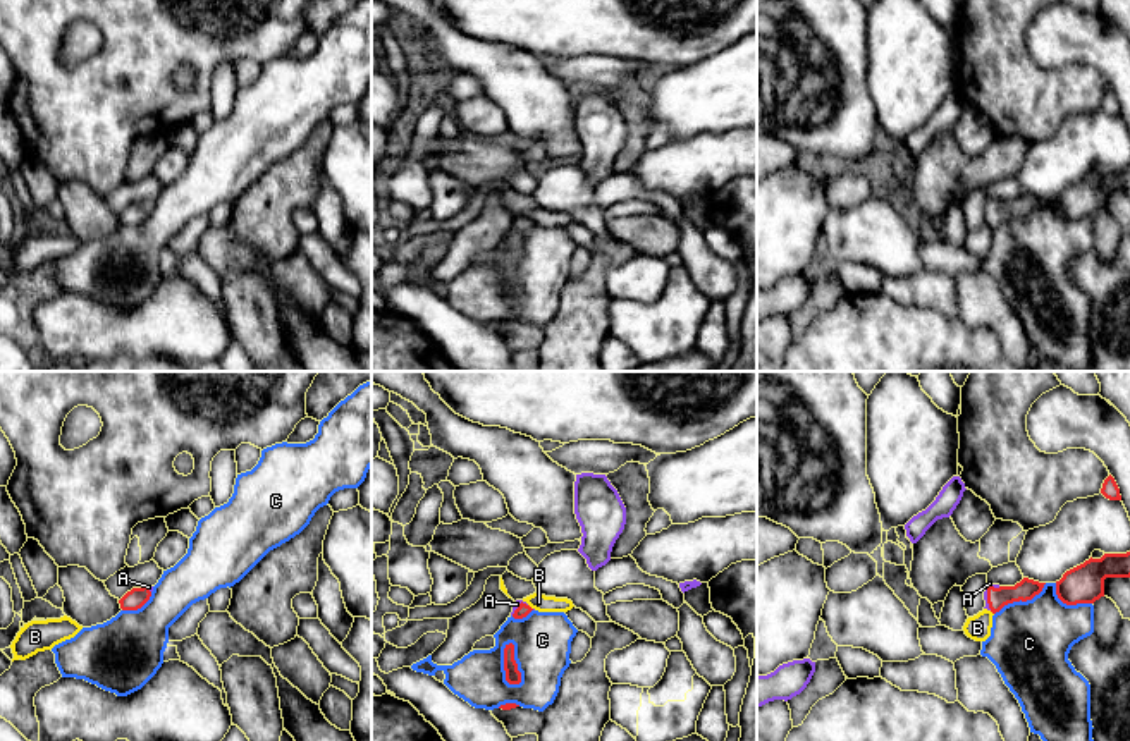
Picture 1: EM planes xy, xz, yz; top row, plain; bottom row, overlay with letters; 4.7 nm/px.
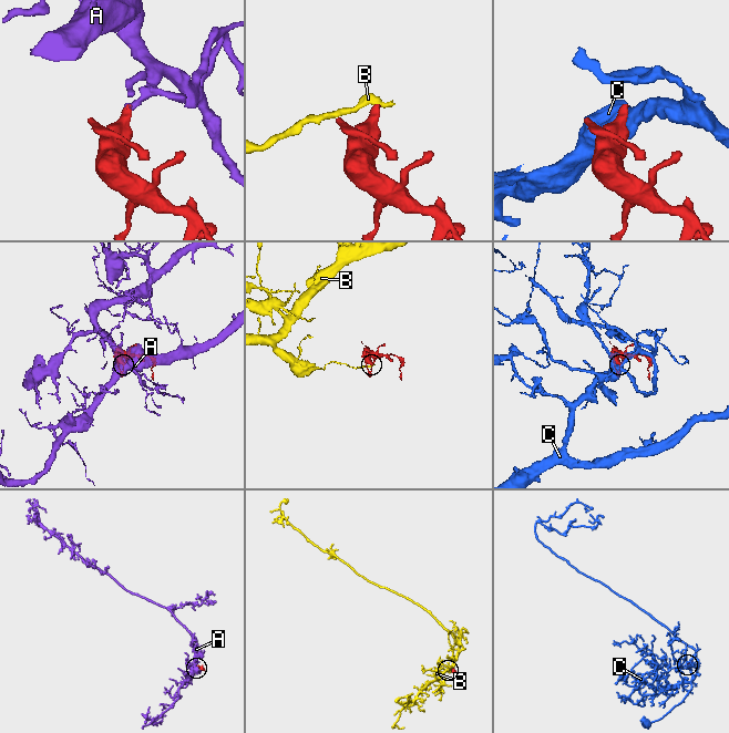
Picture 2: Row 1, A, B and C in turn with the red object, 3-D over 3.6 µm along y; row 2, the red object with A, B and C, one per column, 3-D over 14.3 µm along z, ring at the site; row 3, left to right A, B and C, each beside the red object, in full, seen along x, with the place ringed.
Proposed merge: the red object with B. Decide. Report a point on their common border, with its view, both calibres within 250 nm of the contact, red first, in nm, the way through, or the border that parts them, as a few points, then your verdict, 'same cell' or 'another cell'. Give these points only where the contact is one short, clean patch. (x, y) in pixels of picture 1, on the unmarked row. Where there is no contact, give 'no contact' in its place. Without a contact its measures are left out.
contact xz (530, 222); calibres 60 and 80 nm; border xz (528, 219), (532, 224); another cell

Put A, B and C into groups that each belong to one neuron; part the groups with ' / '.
A / B / C

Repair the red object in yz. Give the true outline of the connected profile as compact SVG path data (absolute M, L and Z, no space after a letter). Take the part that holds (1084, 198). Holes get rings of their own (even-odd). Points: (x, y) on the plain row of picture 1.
M1130 167L1104 168L1066 186L1056 196L1056 210L1066 220L1094 218L1104 211L1106 193L1130 193Z

